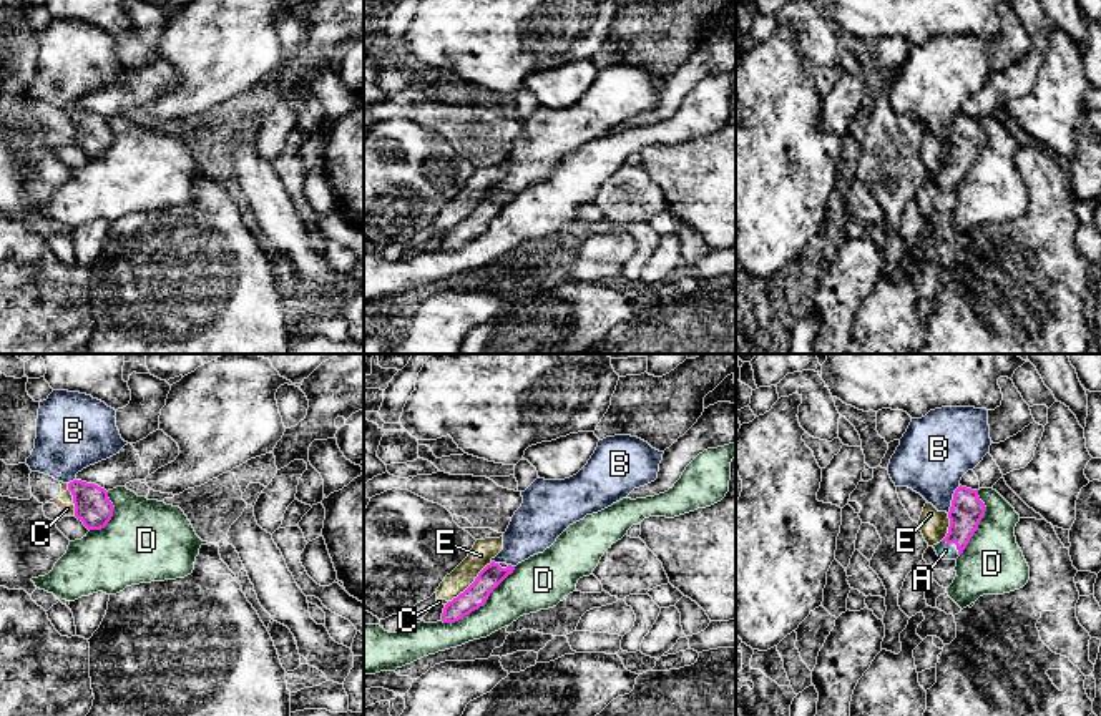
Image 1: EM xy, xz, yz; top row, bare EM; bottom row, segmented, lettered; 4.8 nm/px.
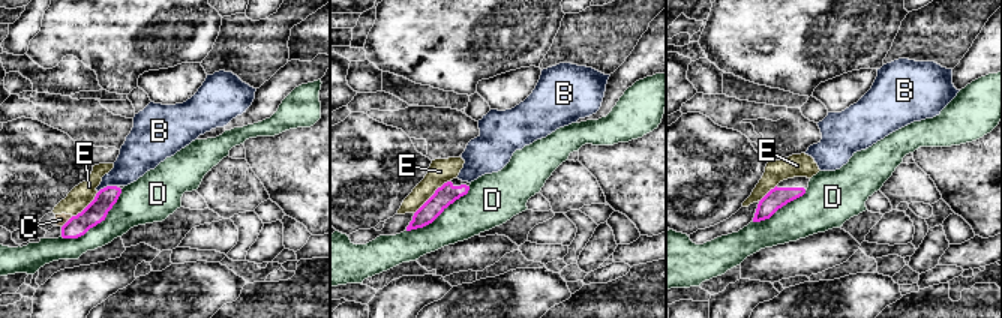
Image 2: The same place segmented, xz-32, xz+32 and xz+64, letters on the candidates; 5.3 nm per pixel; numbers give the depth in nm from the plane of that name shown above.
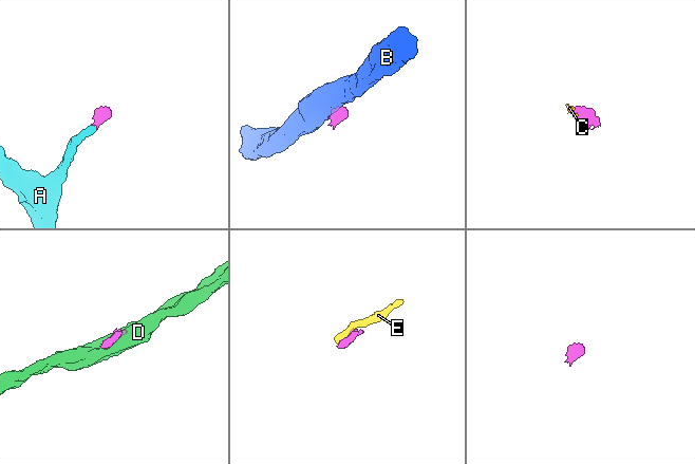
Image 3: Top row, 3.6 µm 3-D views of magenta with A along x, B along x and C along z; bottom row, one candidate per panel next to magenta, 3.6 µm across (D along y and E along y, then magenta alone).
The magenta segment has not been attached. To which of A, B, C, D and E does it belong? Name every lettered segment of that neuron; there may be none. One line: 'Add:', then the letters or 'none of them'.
Add: A

